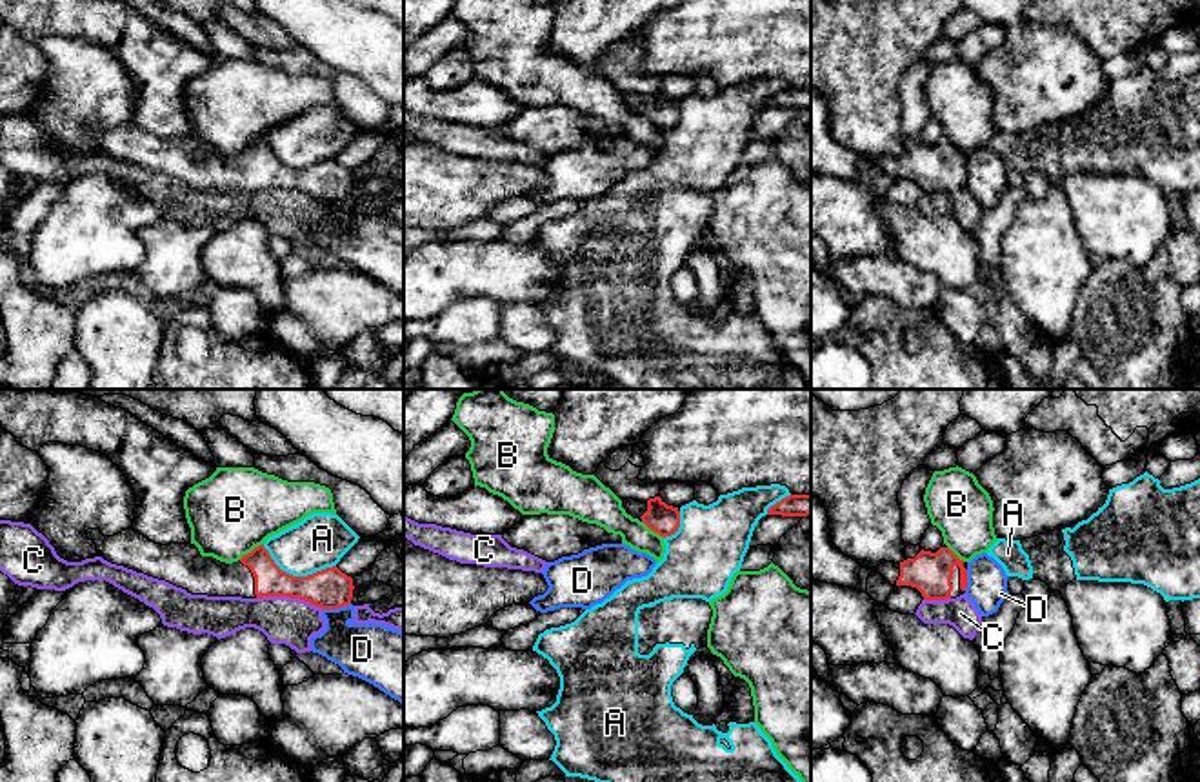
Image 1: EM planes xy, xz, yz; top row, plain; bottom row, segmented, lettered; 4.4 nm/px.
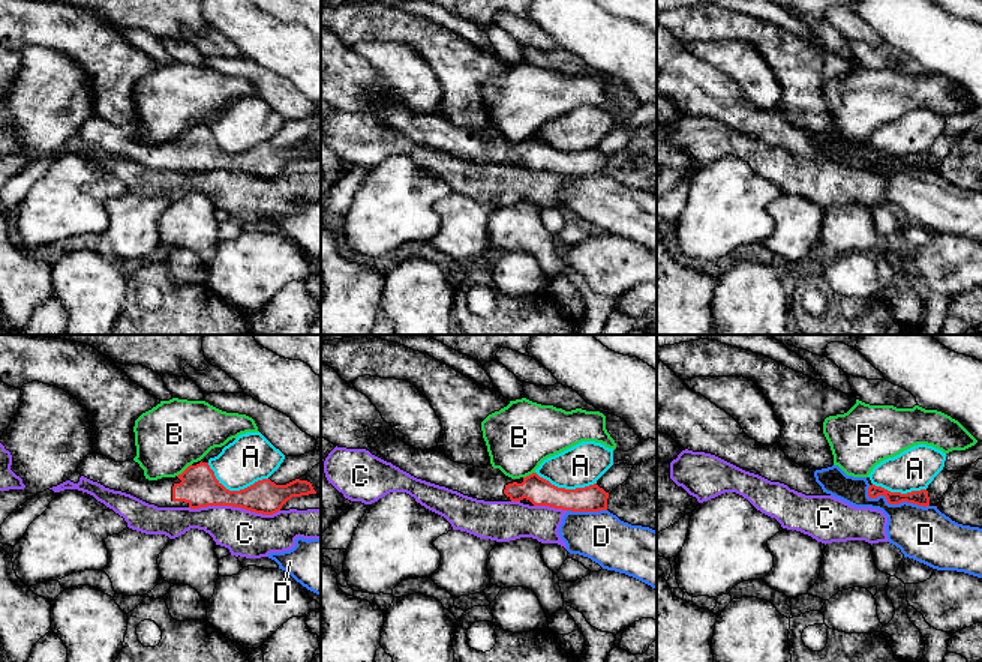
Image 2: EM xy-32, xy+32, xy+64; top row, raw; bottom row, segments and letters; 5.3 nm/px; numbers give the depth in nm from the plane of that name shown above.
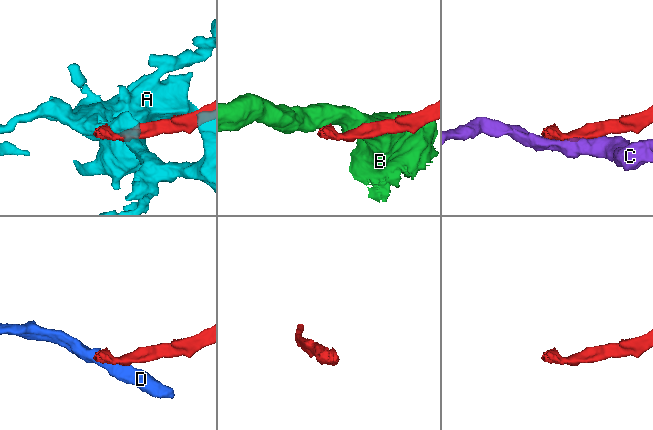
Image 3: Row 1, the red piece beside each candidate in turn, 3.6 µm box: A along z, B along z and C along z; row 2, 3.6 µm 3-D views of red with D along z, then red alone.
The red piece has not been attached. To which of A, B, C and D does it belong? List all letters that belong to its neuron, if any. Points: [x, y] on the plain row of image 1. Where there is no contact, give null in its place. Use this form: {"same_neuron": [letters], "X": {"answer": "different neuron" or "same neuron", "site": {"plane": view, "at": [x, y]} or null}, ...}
{"same_neuron": [], "A": {"answer": "different neuron", "site": {"plane": "xy", "at": [297, 170]}}, "B": {"answer": "different neuron", "site": {"plane": "xy", "at": [251, 144]}}, "C": {"answer": "different neuron", "site": {"plane": "xy", "at": [290, 190]}}, "D": {"answer": "different neuron", "site": {"plane": "xy", "at": [335, 200]}}}

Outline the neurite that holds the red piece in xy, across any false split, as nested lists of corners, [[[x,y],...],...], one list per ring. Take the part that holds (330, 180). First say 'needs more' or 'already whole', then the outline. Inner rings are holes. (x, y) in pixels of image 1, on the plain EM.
needs more | [[[133,120],[113,129],[104,129],[100,122],[87,122],[85,127],[104,153],[165,173],[191,187],[289,189],[322,202],[349,198],[353,191],[353,171],[336,158],[293,169],[275,156],[264,136],[238,155],[225,156],[202,149],[195,136],[155,136]]]

